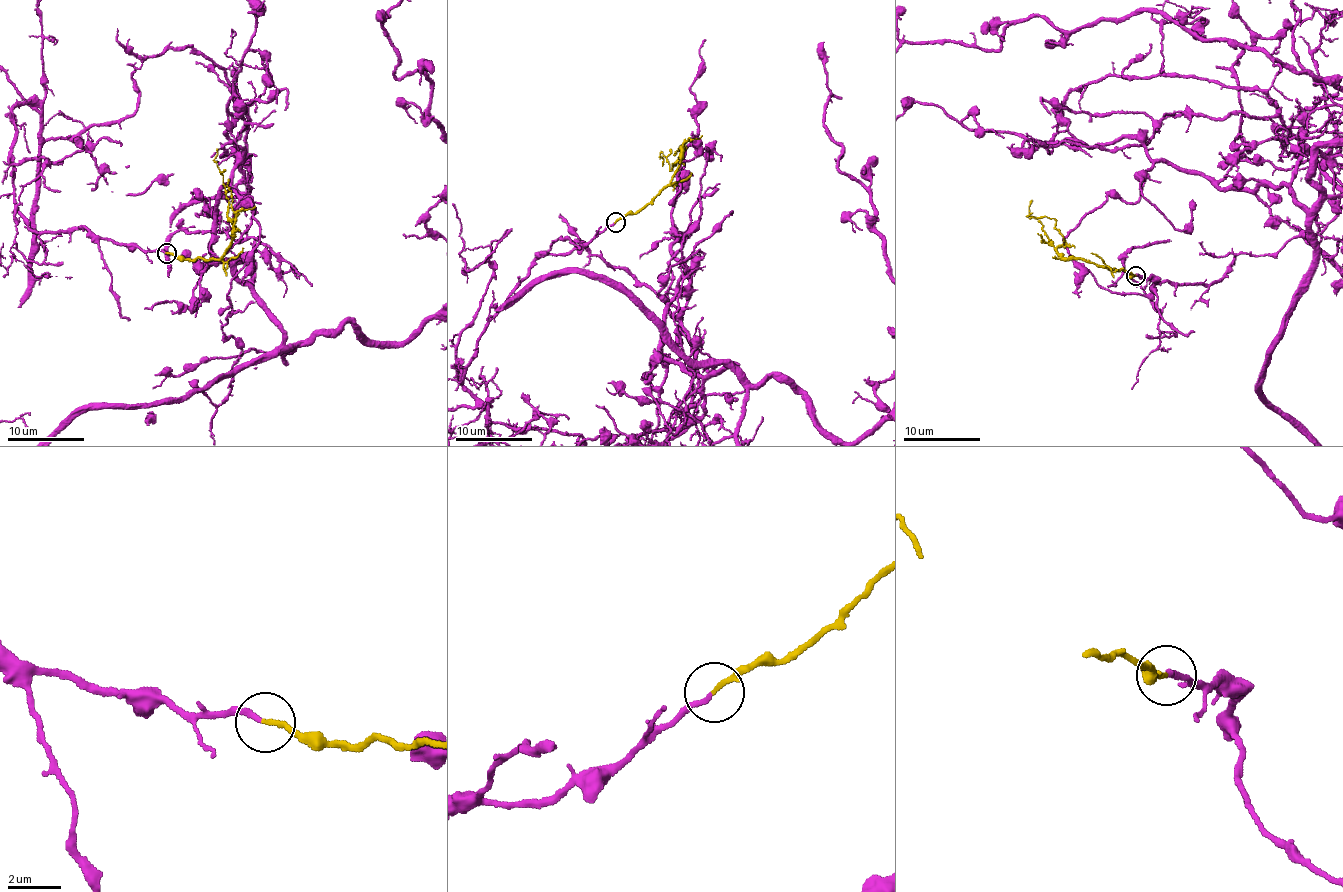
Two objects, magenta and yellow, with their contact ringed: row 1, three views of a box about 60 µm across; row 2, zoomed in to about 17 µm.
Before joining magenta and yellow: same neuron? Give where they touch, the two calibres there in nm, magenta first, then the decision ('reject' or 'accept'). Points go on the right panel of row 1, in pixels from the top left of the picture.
(1135, 275) | 190/200 nm | accept

